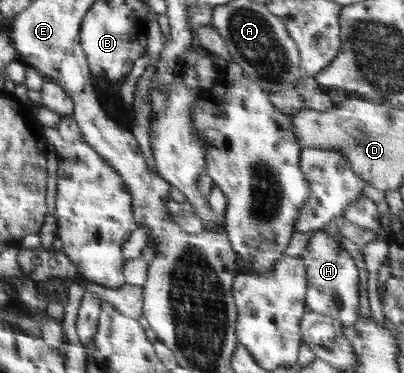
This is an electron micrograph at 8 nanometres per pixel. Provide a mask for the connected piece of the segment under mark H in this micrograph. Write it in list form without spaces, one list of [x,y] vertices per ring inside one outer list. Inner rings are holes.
[[[315,230],[300,258],[307,271],[305,304],[311,313],[331,317],[342,325],[353,325],[359,321],[359,271],[351,255],[343,248],[343,243],[325,231]]]

